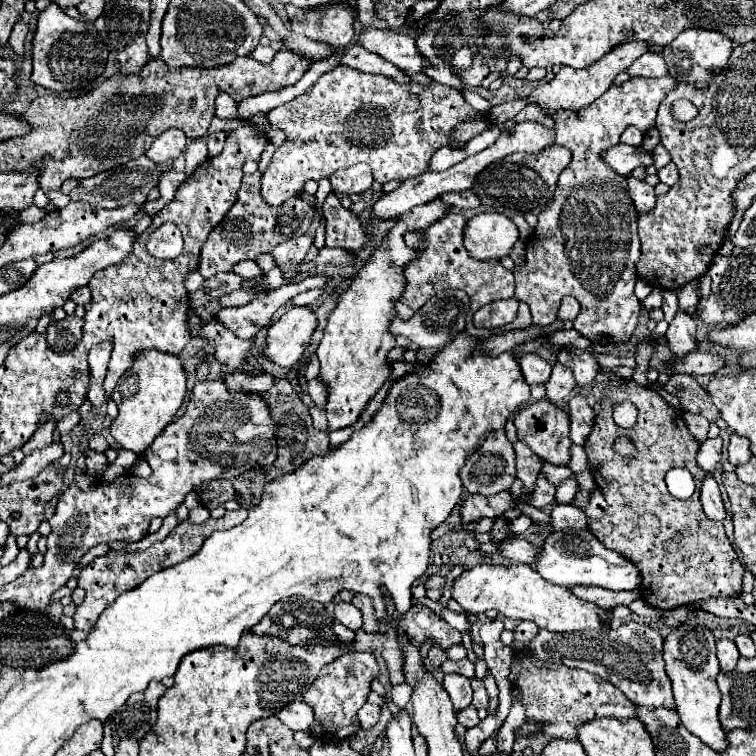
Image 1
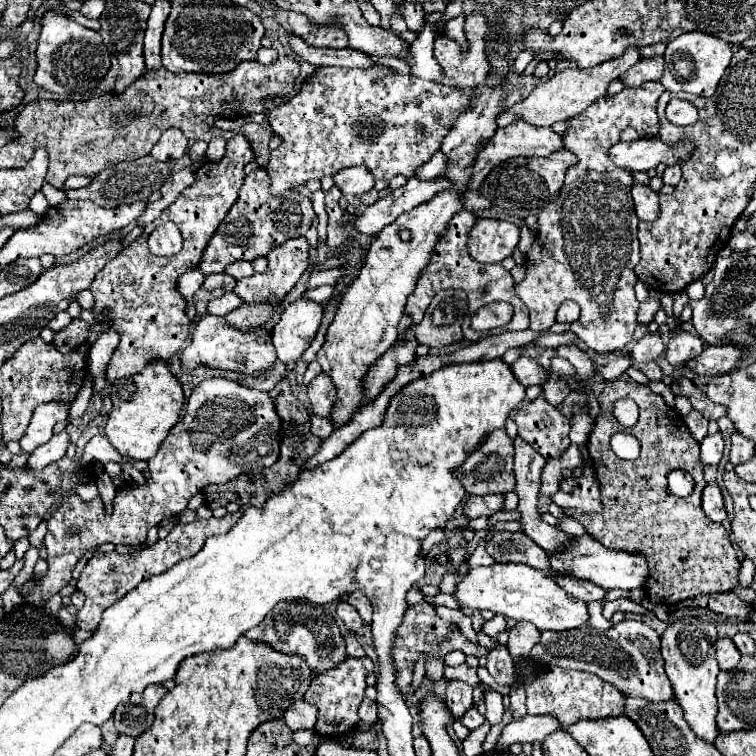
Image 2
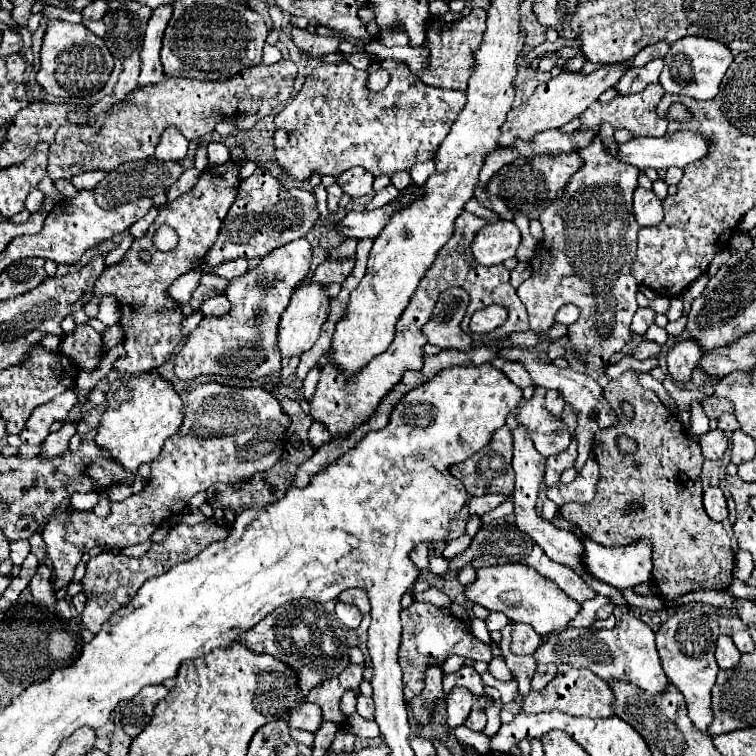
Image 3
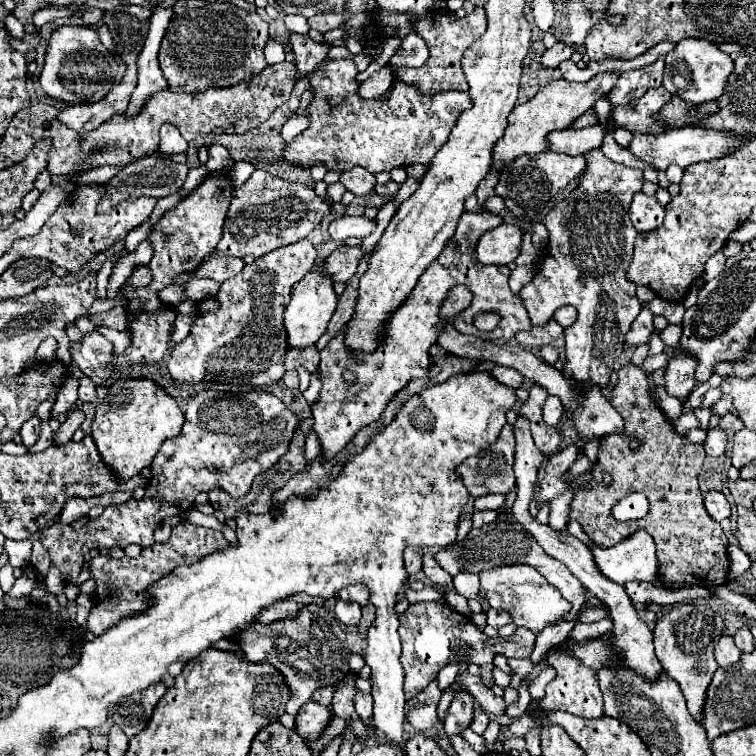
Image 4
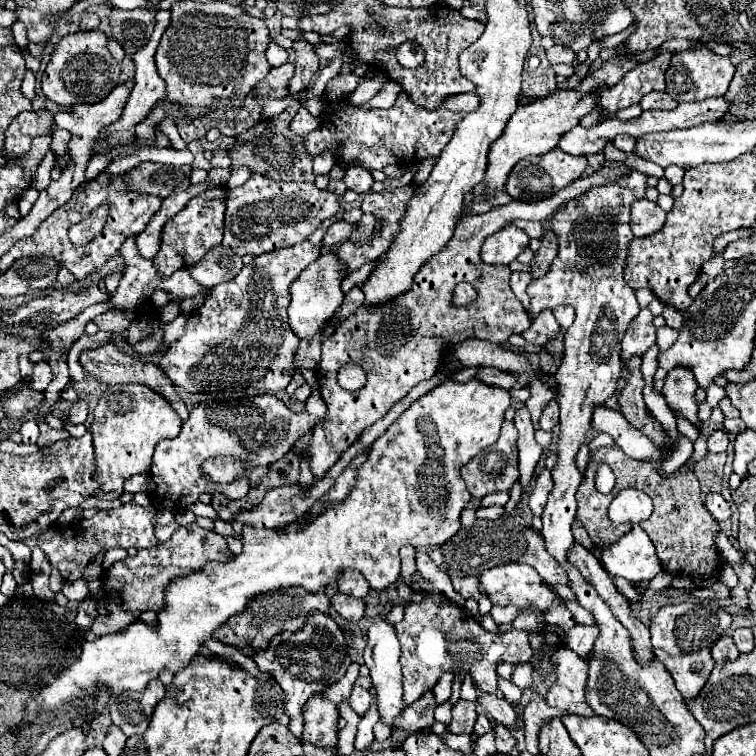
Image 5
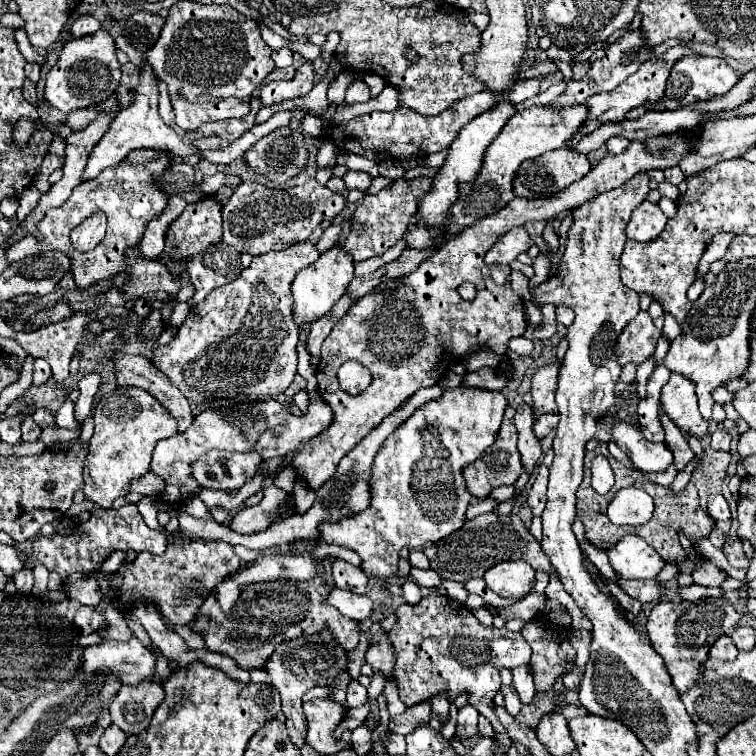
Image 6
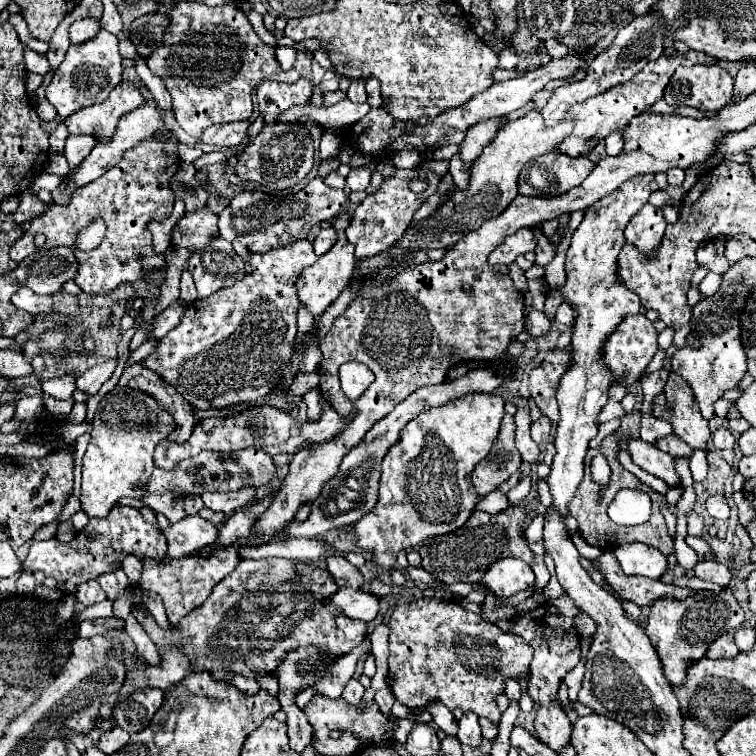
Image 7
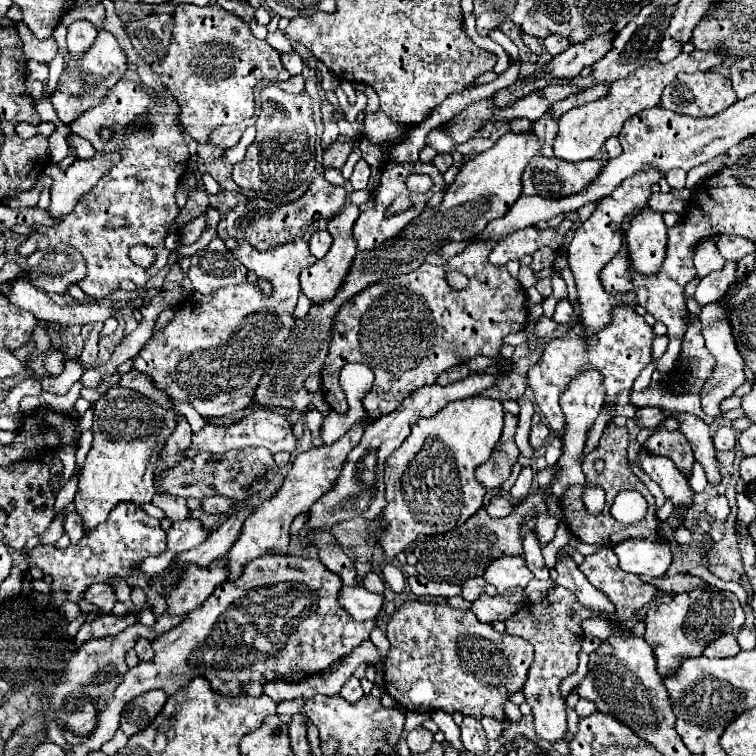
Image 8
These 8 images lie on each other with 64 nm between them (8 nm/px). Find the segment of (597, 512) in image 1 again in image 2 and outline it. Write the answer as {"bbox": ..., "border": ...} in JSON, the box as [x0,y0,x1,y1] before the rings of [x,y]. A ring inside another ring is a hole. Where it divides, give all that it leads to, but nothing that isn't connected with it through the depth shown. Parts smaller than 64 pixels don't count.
{"bbox":[552,462,602,512],"border":[[[588,462],[588,466],[582,470],[582,476],[576,482],[576,486],[570,492],[558,490],[556,494],[552,494],[552,502],[558,504],[560,508],[578,508],[582,512],[602,510],[600,488],[598,488],[598,480],[596,480],[592,464]]]}

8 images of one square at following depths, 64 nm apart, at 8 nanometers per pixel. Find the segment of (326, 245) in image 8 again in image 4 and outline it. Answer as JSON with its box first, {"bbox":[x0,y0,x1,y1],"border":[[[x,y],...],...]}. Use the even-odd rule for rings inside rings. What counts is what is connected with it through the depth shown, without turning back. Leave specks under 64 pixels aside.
{"bbox":[330,216,376,242],"border":[[[342,216],[334,222],[330,222],[330,238],[334,242],[344,242],[350,236],[366,238],[376,228],[376,222],[364,218],[364,216]]]}

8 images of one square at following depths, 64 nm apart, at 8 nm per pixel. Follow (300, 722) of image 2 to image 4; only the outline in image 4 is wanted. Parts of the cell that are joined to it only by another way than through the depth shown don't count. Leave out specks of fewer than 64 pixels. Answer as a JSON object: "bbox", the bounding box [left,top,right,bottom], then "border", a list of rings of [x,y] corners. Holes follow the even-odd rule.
{"bbox":[296,700,332,742],"border":[[[310,700],[302,706],[302,710],[296,716],[296,732],[308,742],[318,740],[324,734],[330,720],[332,712],[328,710],[328,706],[320,706],[318,702]]]}

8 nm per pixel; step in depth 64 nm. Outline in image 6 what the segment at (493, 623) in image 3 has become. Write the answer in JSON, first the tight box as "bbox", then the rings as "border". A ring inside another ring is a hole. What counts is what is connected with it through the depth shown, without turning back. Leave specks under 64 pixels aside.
{"bbox":[498,572,548,620],"border":[[[536,572],[536,584],[534,590],[528,598],[508,606],[508,608],[500,608],[498,614],[502,620],[512,620],[512,618],[534,618],[544,610],[546,598],[544,598],[544,588],[548,586],[548,574],[546,572]]]}

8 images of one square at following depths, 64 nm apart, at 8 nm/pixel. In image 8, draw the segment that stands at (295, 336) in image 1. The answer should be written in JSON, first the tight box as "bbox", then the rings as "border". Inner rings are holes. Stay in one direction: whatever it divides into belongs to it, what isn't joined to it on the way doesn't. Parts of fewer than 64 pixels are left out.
{"bbox":[300,204,360,304],"border":[[[346,204],[336,216],[330,218],[326,232],[332,236],[332,246],[328,250],[328,254],[320,260],[316,260],[312,266],[308,266],[302,274],[300,274],[300,284],[302,284],[302,292],[314,302],[314,304],[322,304],[330,298],[334,298],[334,294],[338,292],[338,288],[344,282],[344,276],[348,274],[348,266],[352,264],[352,258],[356,254],[356,240],[352,238],[352,226],[358,218],[360,210],[356,204]]]}

